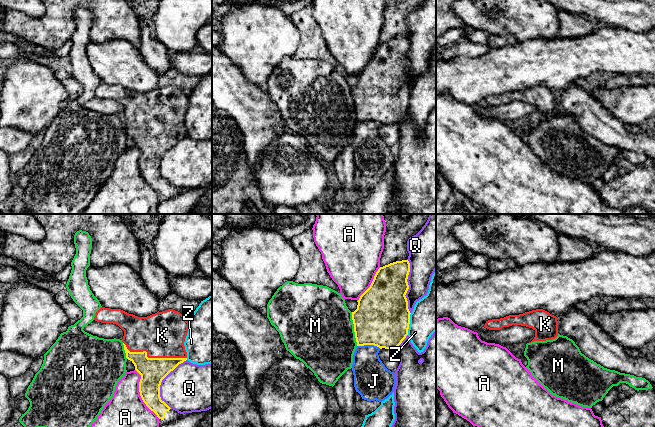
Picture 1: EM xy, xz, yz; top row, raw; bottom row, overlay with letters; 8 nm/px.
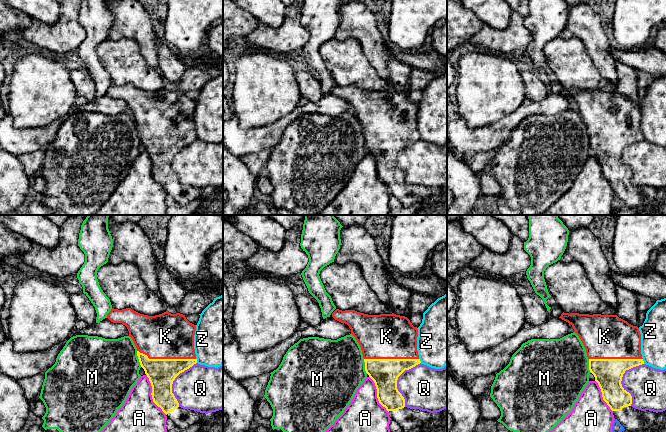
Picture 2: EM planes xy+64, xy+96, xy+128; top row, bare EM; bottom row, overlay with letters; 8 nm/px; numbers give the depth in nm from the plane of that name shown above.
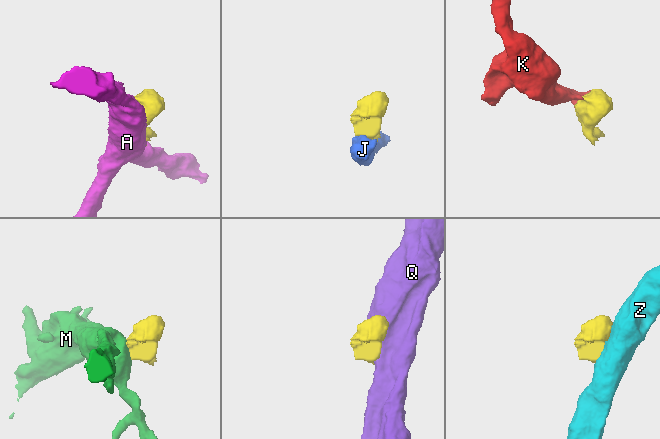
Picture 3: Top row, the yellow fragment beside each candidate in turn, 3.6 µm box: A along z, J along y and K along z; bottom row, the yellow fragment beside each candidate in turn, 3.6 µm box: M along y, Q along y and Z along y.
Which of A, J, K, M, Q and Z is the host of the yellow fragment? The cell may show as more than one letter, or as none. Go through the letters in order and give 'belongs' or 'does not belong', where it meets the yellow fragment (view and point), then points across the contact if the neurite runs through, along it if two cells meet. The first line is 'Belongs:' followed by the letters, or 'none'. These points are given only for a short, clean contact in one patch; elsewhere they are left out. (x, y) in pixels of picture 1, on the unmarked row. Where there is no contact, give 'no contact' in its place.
Belongs: K
A: does not belong | xy (140, 170)
J: does not belong | xz (369, 120) | along xz (357, 121), (376, 121), (380, 124)
K: belongs | xy (152, 134)
M: does not belong | xz (354, 105) | along xz (351, 88), (354, 113), (357, 121)
Q: does not belong | xy (161, 157)
Z: does not belong | xz (409, 99)

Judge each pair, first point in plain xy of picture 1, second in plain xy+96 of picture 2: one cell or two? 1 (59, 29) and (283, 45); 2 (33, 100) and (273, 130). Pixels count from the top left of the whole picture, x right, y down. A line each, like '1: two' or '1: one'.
1: one
2: two

